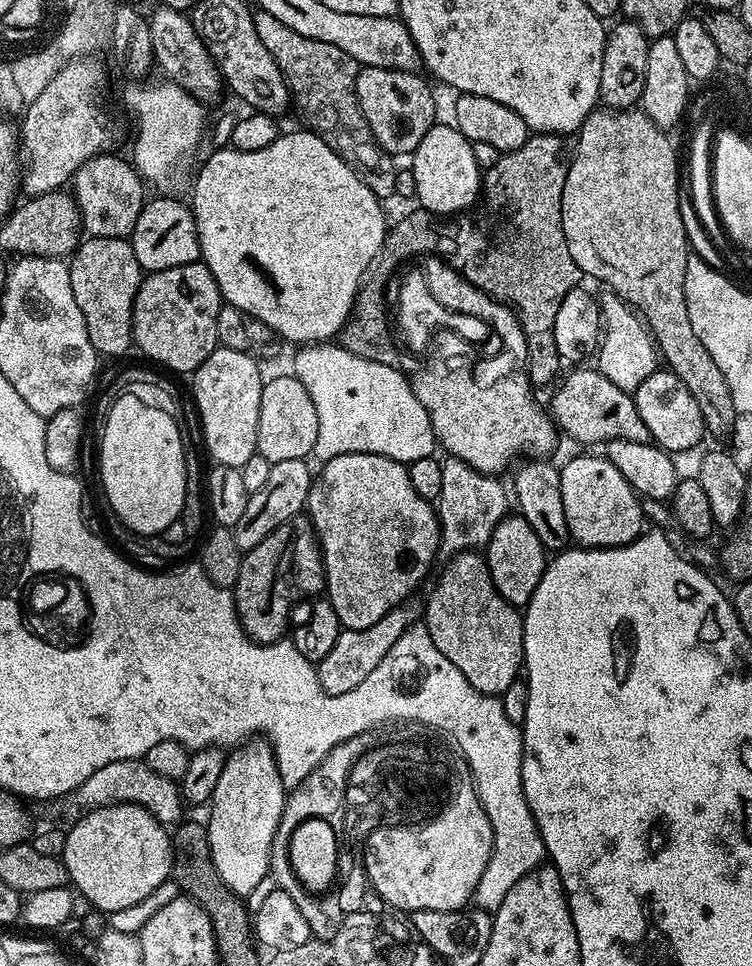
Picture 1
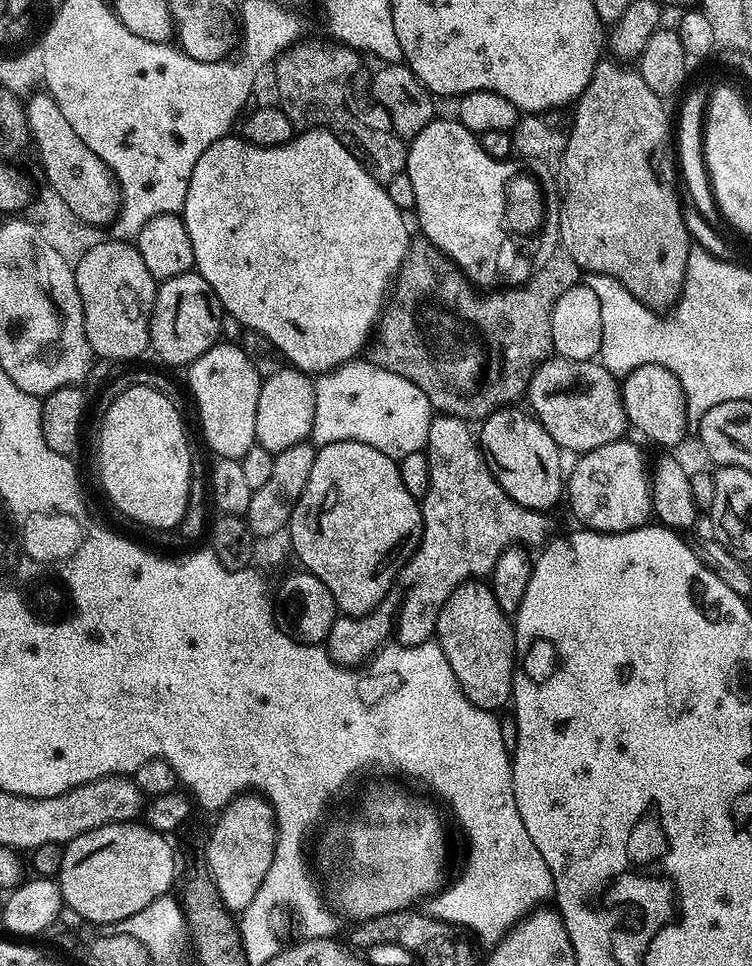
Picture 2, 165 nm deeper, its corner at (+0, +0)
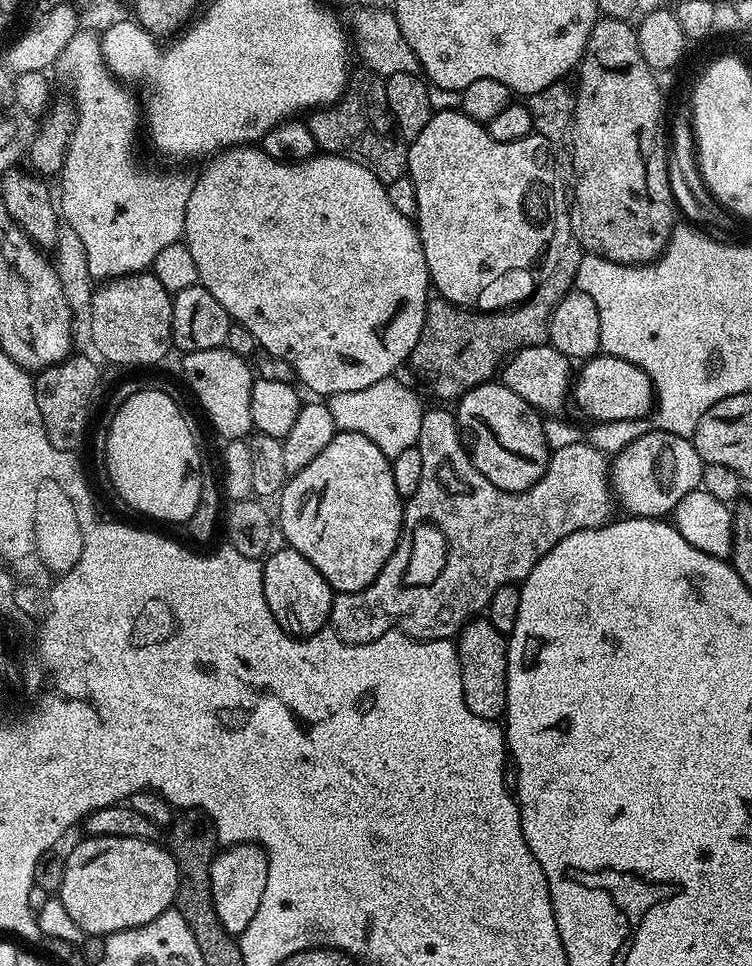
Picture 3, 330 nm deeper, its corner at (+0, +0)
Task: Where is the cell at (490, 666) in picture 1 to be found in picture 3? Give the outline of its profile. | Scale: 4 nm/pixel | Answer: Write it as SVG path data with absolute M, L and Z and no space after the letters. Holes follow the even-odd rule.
M473 618L460 629L455 641L460 659L462 694L470 714L499 721L508 710L508 642L487 618Z

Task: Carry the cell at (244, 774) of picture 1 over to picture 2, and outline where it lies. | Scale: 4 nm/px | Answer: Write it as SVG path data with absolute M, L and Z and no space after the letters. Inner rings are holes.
M245 794L232 800L215 817L215 820L216 825L213 826L212 833L207 833L206 836L208 869L212 875L214 886L218 886L218 894L222 898L222 902L228 907L228 911L239 914L243 912L246 906L250 906L254 894L258 894L258 886L262 886L262 878L266 878L266 870L270 870L270 862L274 862L276 816L272 812L272 807L270 807L268 801L263 797Z

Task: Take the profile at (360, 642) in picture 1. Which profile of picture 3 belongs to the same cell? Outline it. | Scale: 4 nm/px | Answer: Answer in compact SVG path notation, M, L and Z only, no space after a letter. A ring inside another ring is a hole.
M429 407L425 411L418 447L422 454L422 482L418 482L416 493L407 497L404 505L404 526L400 530L396 549L392 551L386 566L382 566L378 578L370 586L366 586L360 592L337 592L333 595L332 609L328 615L330 628L336 633L339 640L345 640L348 644L369 644L396 629L403 632L405 636L412 637L413 640L447 640L455 637L469 620L479 617L487 609L490 598L494 598L494 594L499 588L507 584L519 585L528 577L530 570L534 570L536 563L546 554L550 554L550 550L554 550L554 546L558 546L558 542L562 542L562 538L582 530L602 527L603 524L609 523L611 516L608 515L611 514L612 508L614 509L614 497L610 483L610 460L605 453L596 449L595 444L566 442L561 448L555 449L549 455L548 465L542 478L538 478L538 482L534 482L534 486L530 486L524 492L502 490L498 486L494 486L494 482L490 482L490 478L486 478L476 469L474 462L468 456L468 449L465 448L464 441L460 439L460 428L456 425L455 415L449 409L447 412L444 408Z

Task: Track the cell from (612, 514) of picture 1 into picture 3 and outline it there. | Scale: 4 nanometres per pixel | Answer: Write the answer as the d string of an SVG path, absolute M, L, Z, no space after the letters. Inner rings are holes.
M645 430L634 442L626 445L621 452L615 453L610 460L610 483L612 494L617 505L625 508L632 518L664 518L675 513L678 502L686 498L686 494L697 491L701 487L700 479L704 473L705 463L687 436L670 434L659 430Z

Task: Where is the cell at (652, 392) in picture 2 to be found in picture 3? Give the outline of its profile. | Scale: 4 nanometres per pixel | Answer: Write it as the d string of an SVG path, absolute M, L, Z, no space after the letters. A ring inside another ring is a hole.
M597 354L583 361L581 368L584 369L574 376L574 404L576 400L577 406L595 422L639 420L653 411L652 380L638 366L617 356Z

